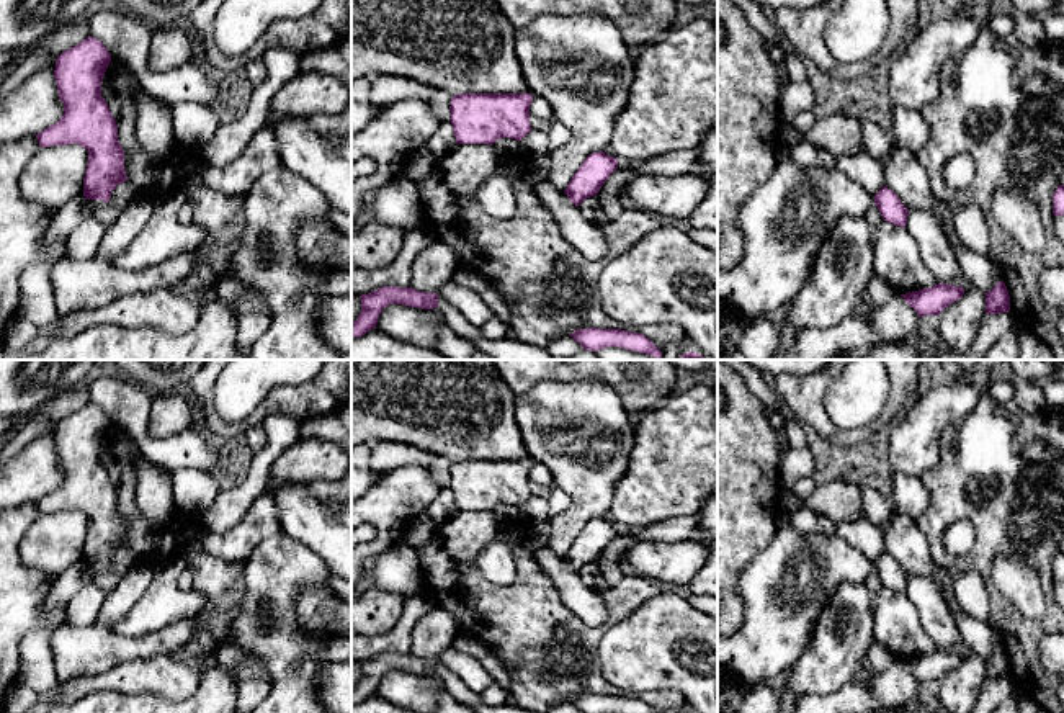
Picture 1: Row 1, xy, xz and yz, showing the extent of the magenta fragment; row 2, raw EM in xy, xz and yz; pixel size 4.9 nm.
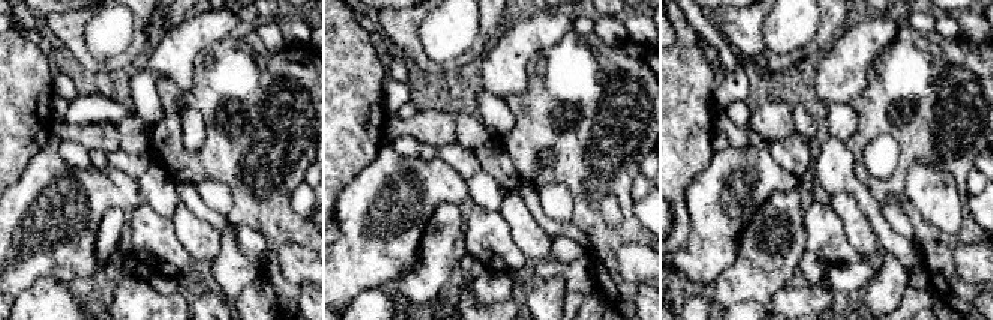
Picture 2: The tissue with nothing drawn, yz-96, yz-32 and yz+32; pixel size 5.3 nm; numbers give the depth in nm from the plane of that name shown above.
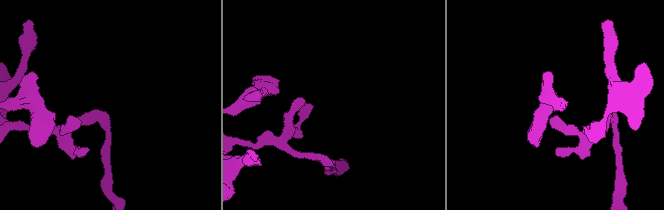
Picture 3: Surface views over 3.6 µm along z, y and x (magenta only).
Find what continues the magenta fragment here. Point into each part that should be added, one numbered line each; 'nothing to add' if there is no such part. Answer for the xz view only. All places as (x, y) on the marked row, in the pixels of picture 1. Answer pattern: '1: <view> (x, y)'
nothing to add

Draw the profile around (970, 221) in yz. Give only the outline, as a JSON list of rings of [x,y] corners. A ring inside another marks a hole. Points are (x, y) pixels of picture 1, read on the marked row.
[[[954,204],[953,206],[953,226],[961,242],[981,255],[989,257],[992,252],[989,239],[989,226],[986,213],[974,204]]]

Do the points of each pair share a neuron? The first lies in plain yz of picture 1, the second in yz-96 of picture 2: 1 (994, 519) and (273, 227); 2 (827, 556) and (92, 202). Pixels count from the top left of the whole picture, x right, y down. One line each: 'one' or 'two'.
1: one
2: one

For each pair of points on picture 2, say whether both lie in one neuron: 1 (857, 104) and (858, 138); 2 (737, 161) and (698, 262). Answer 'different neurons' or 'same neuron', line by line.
1: same neuron
2: same neuron

